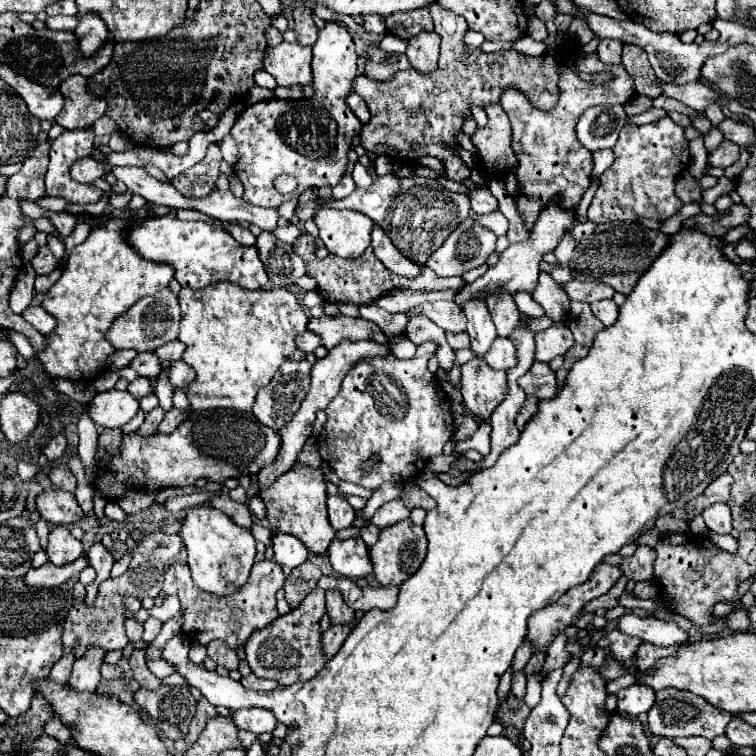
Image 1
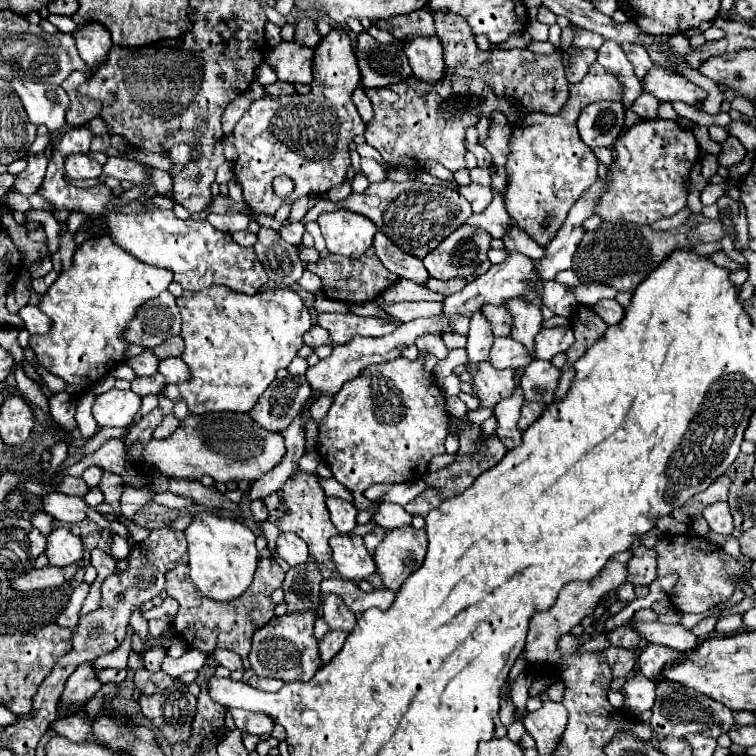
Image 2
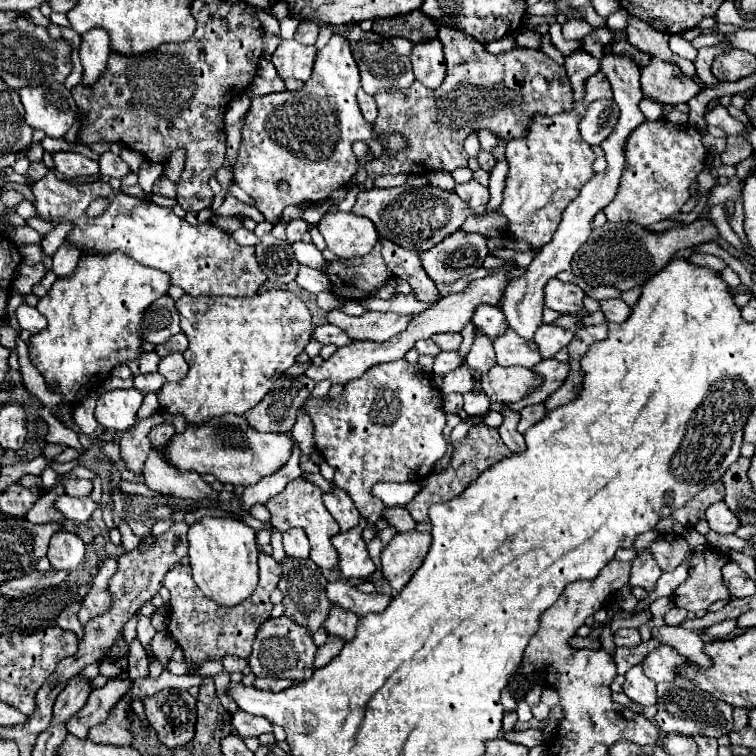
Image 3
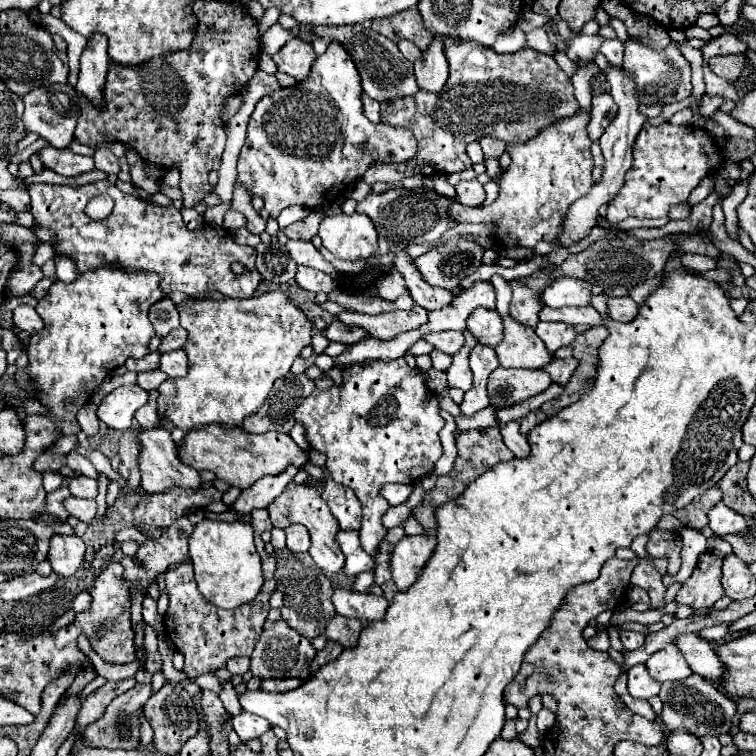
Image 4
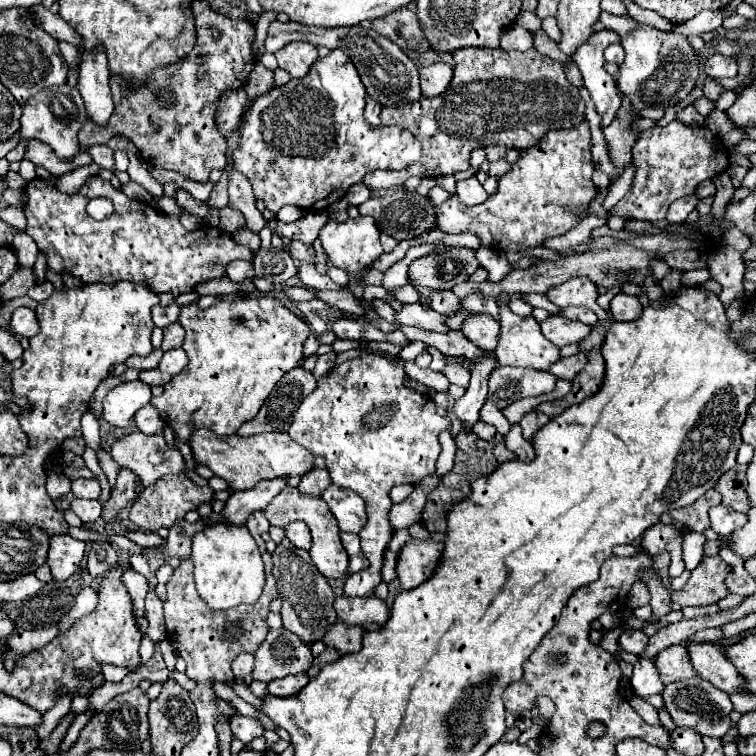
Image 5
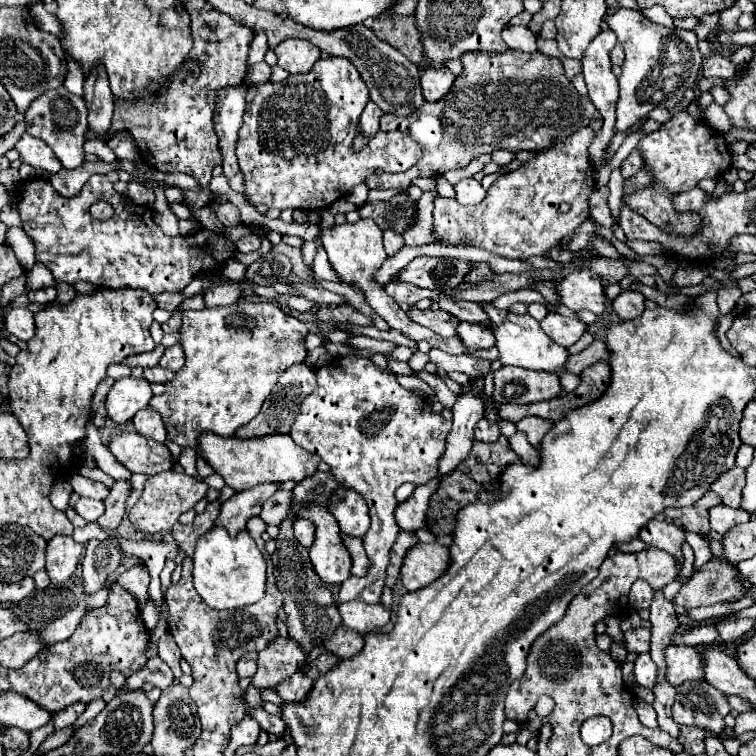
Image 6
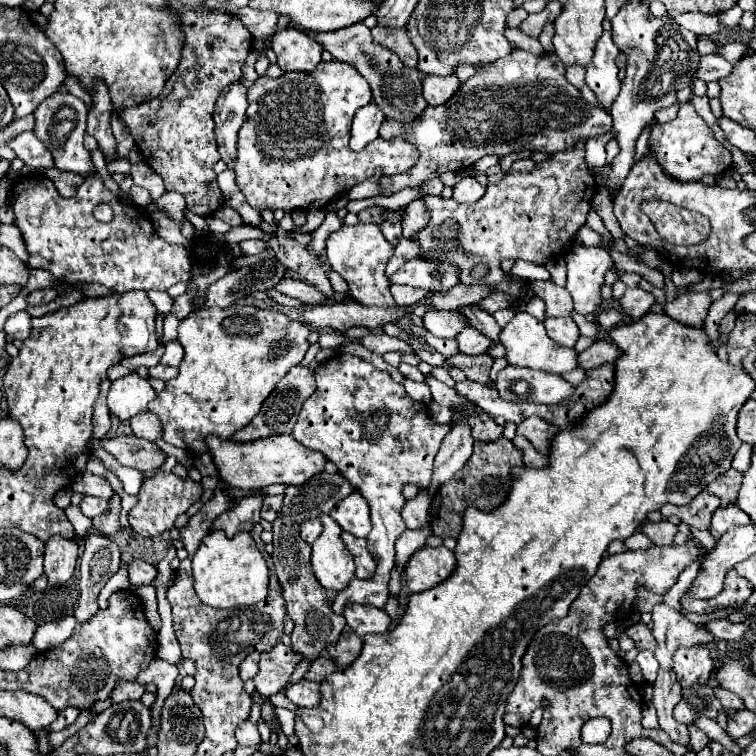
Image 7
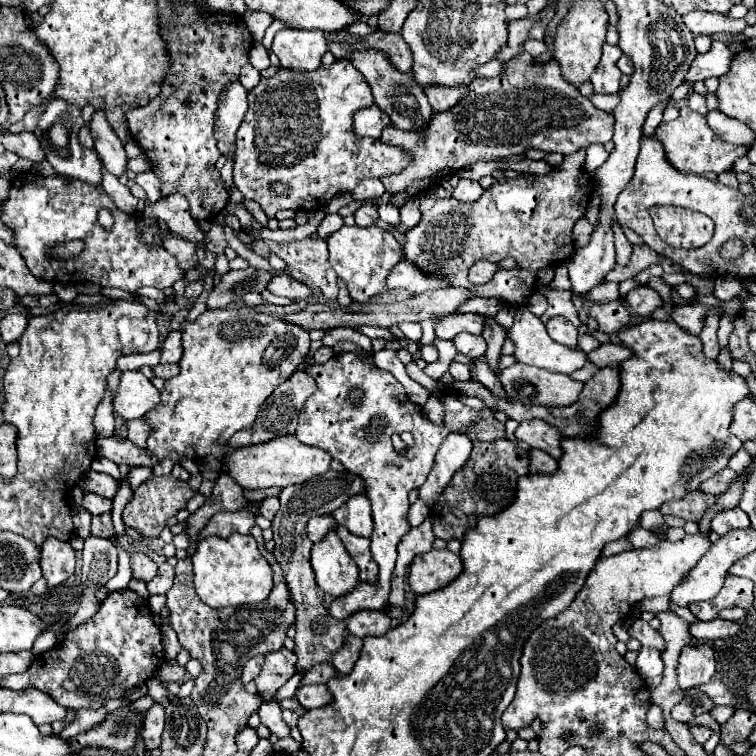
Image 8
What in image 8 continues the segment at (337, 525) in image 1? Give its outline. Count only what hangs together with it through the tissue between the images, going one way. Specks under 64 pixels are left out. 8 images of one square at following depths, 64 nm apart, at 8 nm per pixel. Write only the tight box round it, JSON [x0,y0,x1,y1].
[332,494,372,536]

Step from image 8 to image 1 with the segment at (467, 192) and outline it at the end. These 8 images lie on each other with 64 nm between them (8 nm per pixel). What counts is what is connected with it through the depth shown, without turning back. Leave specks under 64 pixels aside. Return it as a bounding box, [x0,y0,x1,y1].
[468,186,498,214]

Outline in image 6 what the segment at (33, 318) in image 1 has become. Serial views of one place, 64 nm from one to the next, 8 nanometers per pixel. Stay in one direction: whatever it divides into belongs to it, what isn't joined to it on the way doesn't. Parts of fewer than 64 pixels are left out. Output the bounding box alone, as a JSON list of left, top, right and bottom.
[4,308,34,340]

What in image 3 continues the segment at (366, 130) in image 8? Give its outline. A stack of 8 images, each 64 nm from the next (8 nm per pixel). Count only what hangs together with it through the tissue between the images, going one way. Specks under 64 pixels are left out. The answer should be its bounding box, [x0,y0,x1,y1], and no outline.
[358,90,378,124]

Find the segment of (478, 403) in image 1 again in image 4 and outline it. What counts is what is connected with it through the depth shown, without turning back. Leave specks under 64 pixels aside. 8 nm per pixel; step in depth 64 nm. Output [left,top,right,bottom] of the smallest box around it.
[488,366,552,408]

